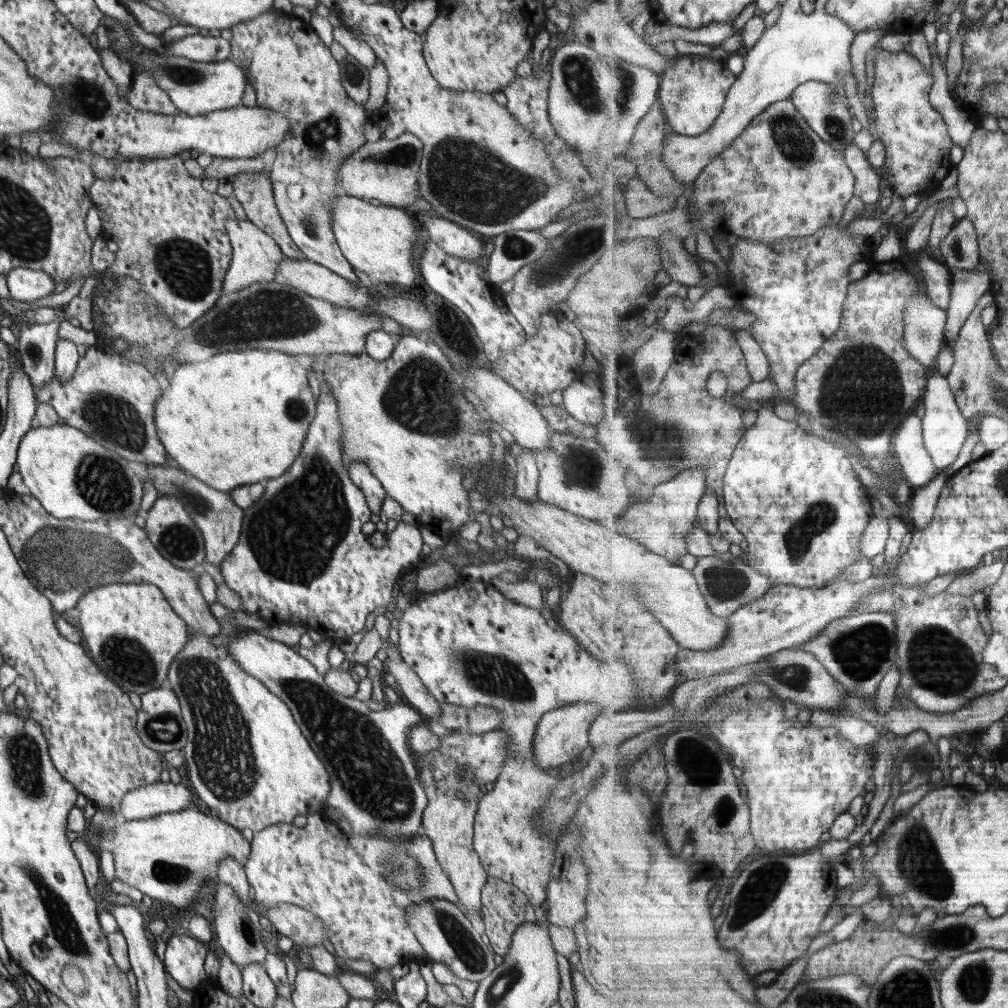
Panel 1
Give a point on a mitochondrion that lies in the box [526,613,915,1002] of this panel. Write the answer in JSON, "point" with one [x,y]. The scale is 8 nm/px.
{"point":[861,651]}

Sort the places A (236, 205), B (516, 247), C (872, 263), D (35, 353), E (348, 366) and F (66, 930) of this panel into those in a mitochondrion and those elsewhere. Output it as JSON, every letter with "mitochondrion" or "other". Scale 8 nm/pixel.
{"A":"other","B":"mitochondrion","C":"other","D":"mitochondrion","E":"other","F":"mitochondrion"}

